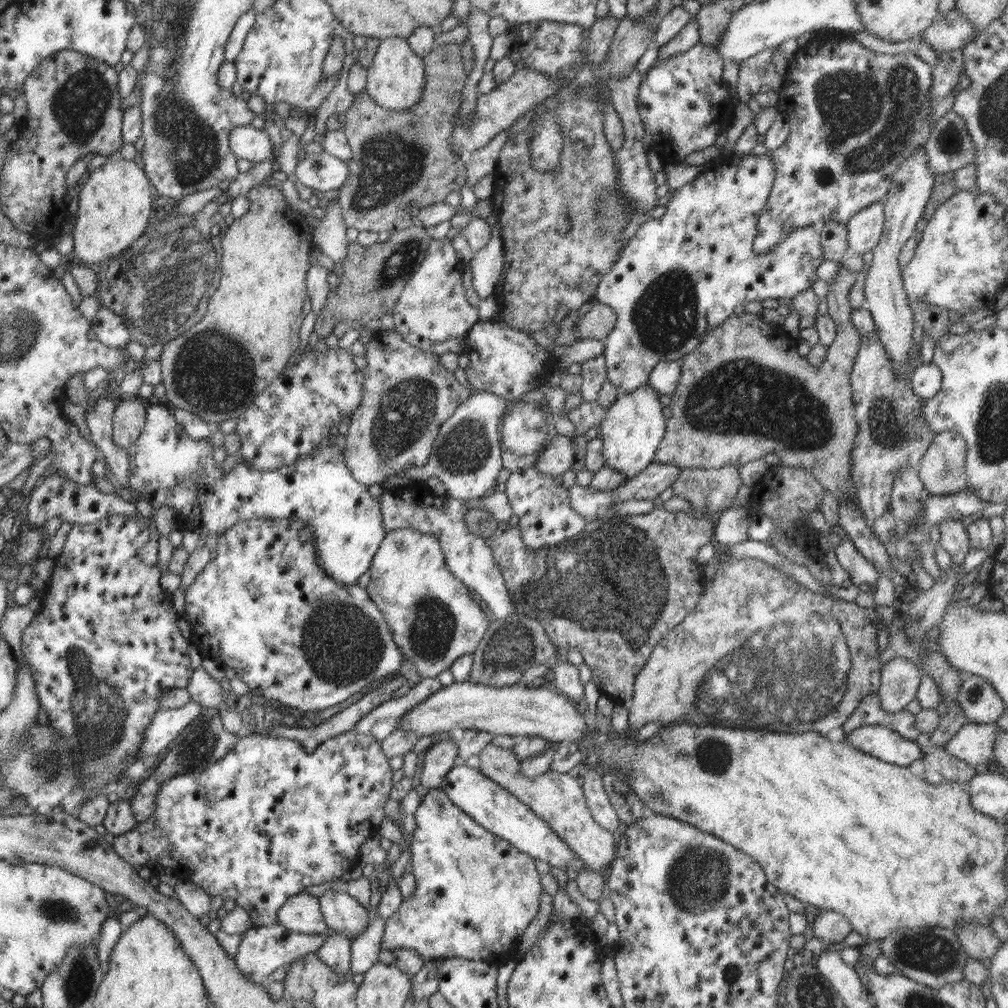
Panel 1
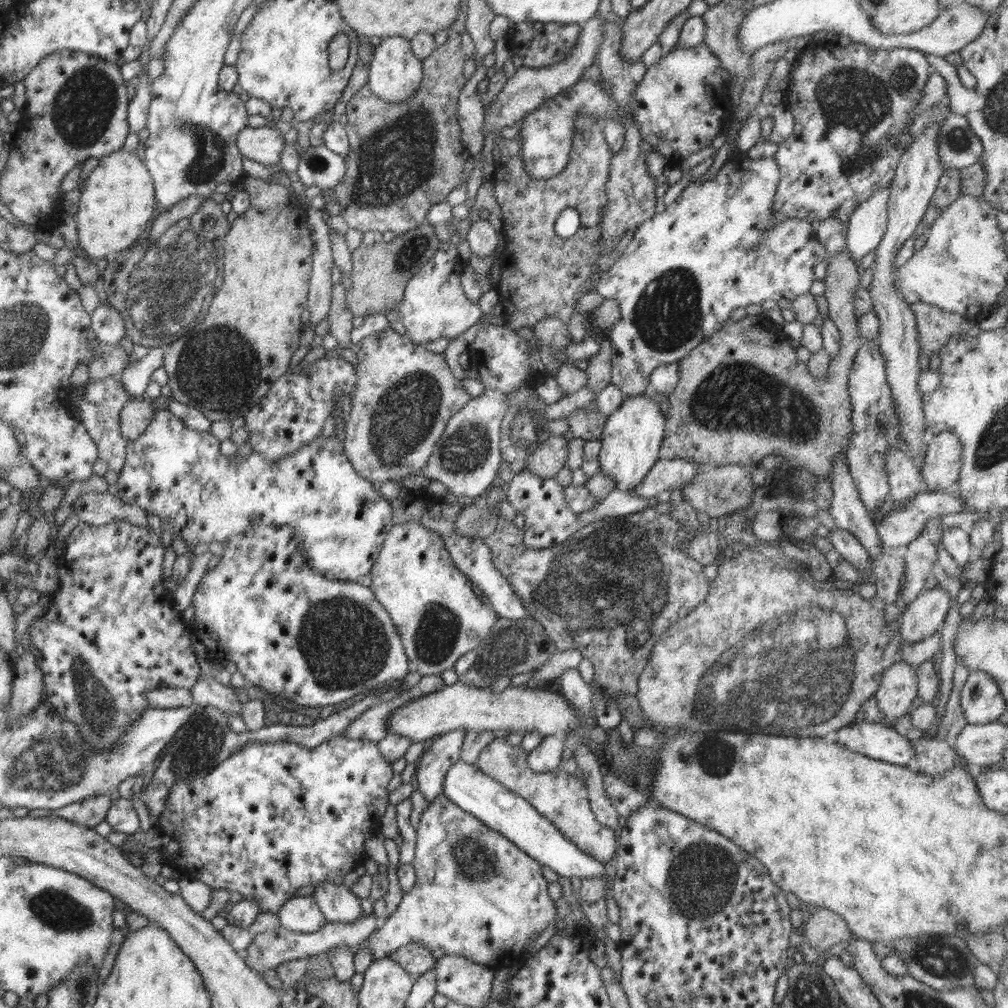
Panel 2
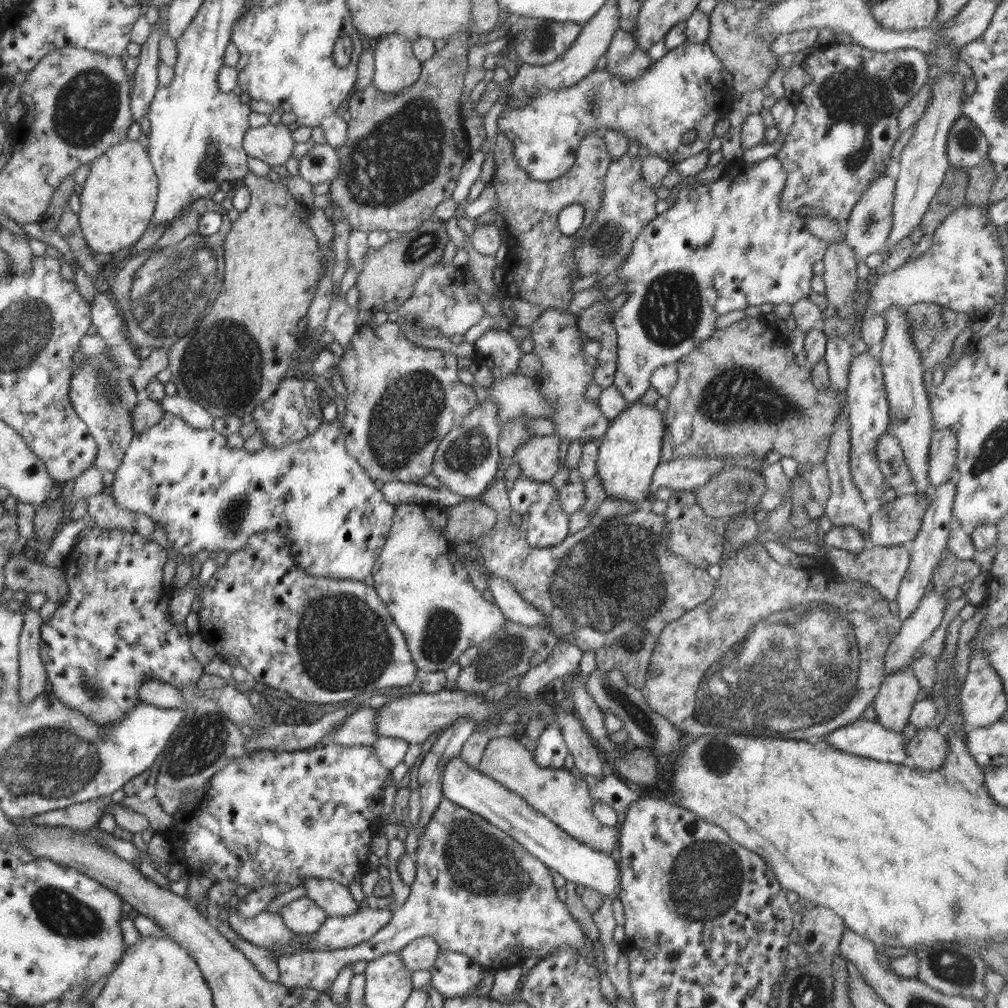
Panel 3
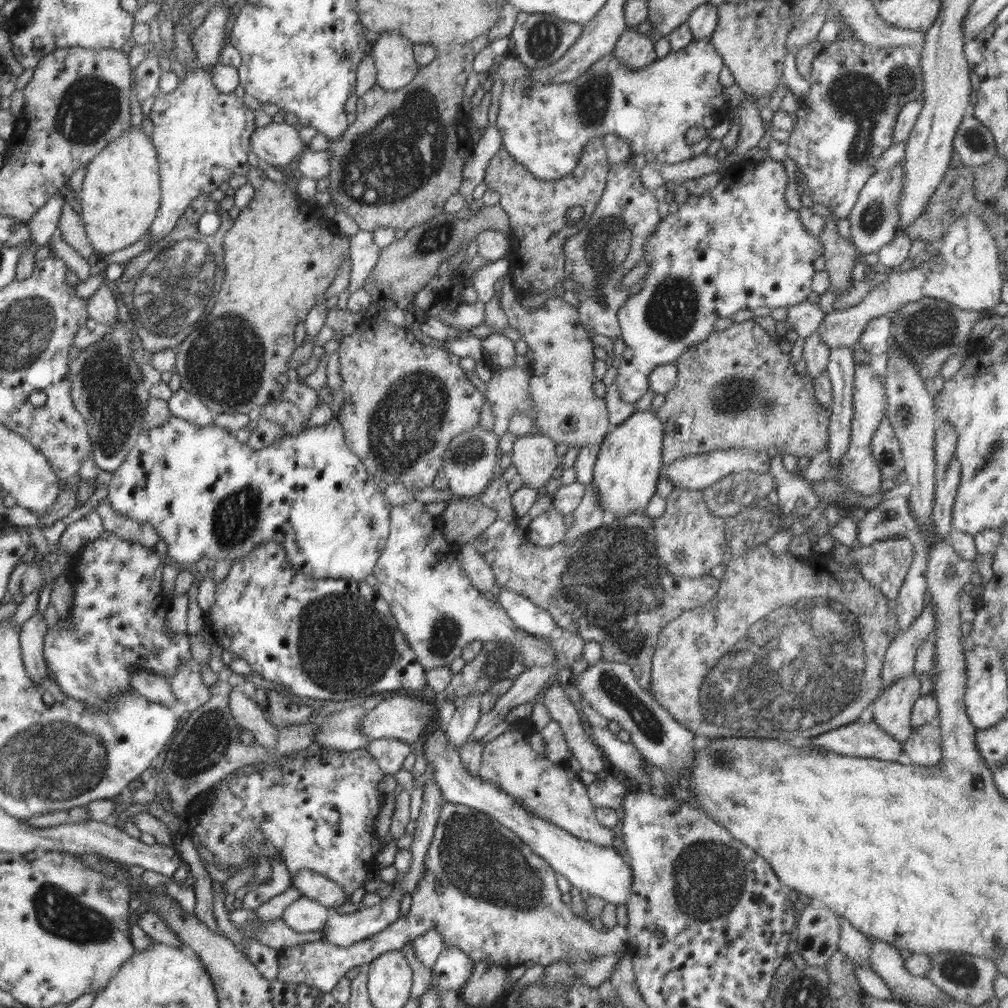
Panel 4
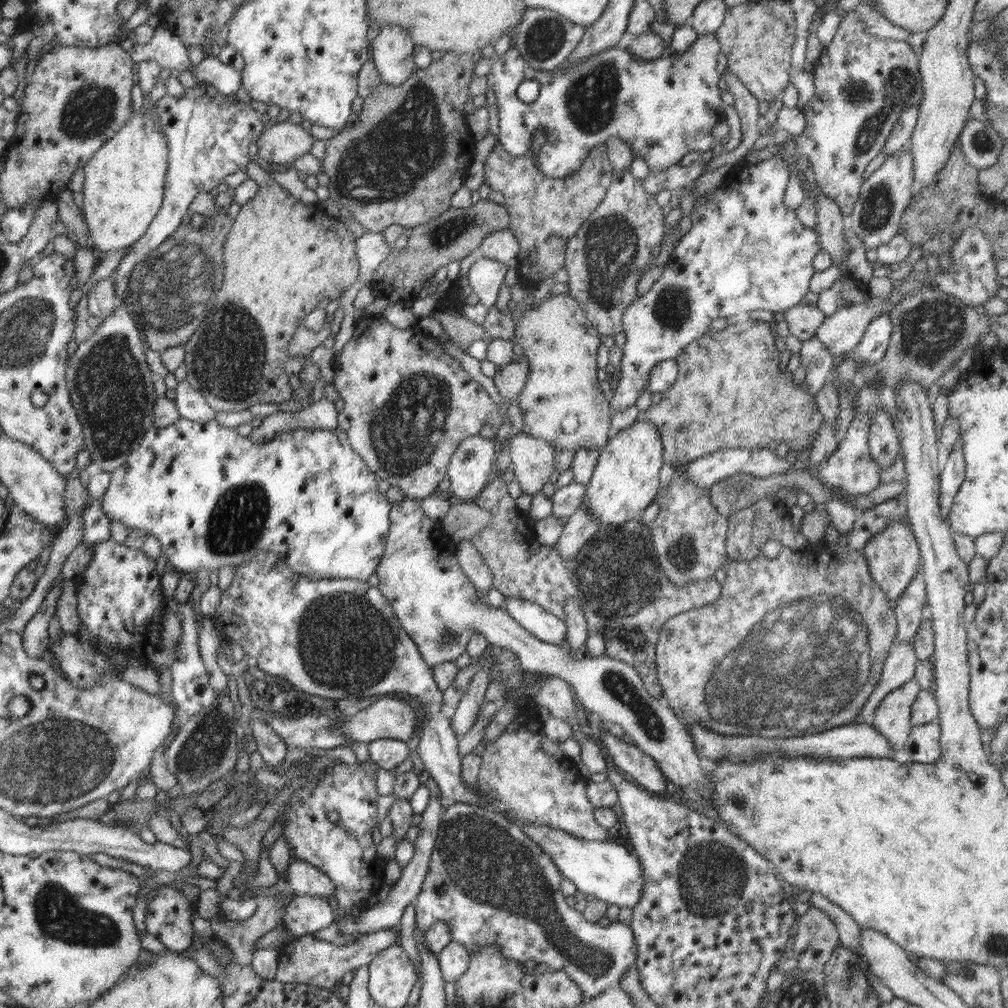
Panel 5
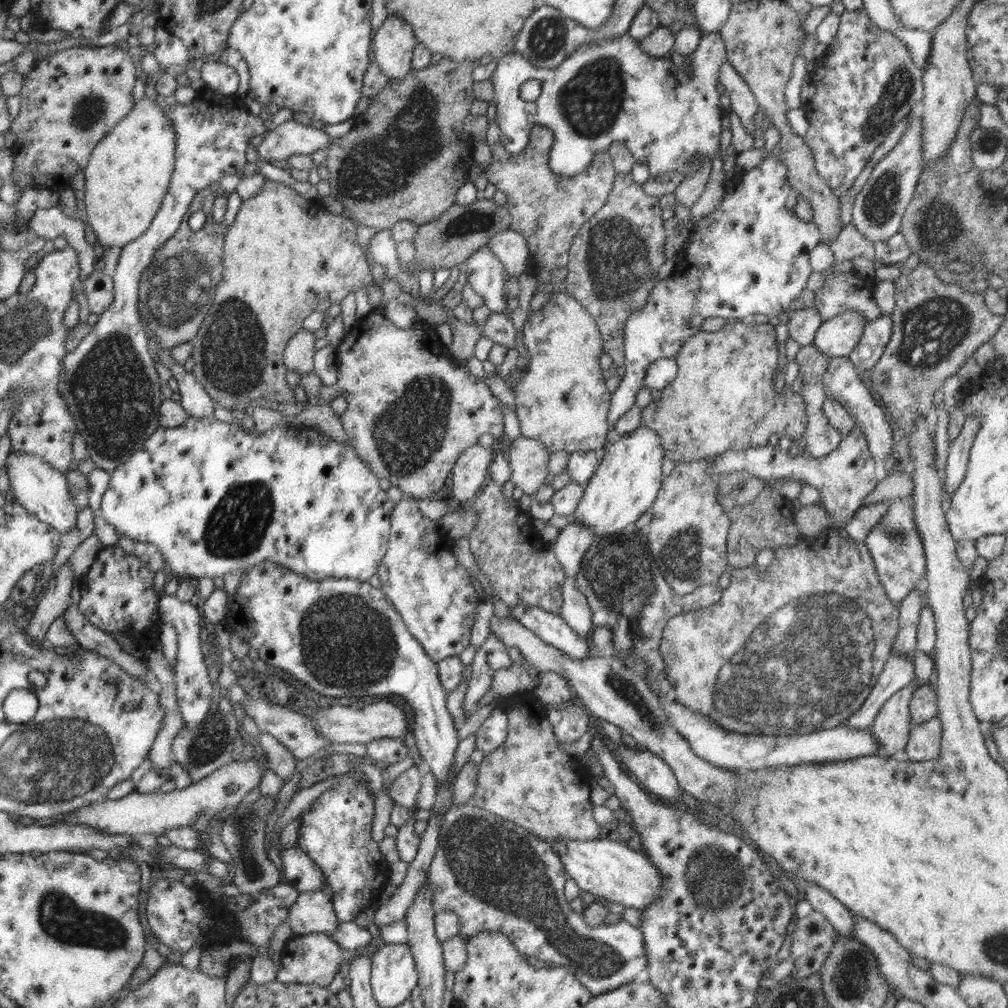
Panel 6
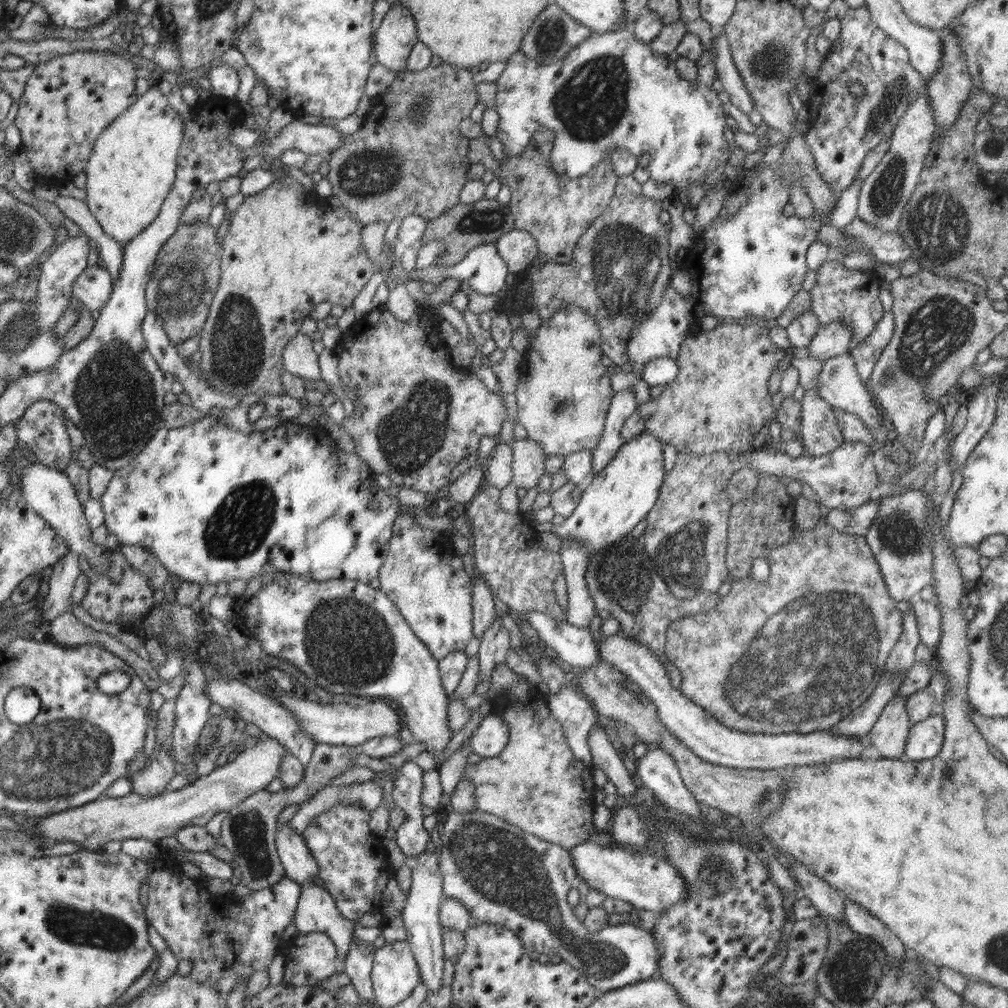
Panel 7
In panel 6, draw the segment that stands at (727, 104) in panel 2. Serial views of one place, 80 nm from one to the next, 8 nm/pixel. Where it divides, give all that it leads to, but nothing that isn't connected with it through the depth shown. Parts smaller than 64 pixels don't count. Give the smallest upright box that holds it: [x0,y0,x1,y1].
[489,32,727,178]

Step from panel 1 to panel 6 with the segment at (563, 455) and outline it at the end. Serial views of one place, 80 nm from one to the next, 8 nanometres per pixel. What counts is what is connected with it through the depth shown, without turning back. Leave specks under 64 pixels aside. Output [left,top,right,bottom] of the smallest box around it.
[509,436,548,495]

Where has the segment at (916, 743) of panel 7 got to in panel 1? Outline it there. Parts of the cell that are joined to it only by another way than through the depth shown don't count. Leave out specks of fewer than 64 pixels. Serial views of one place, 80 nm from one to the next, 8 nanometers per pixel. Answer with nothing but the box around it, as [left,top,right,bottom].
[922,746,977,785]

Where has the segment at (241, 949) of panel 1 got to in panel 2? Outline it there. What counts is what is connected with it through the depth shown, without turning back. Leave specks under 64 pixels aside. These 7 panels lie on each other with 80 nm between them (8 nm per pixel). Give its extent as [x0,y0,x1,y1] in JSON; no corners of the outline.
[245,914,380,976]

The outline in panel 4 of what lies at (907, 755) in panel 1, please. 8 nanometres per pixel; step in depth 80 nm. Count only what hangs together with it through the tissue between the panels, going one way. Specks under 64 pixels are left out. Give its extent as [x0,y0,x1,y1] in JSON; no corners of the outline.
[808,722,901,762]

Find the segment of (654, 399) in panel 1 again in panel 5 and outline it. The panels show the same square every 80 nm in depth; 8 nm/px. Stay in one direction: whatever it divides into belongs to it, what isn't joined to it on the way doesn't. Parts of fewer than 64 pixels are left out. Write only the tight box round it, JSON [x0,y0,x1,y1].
[583,417,663,527]

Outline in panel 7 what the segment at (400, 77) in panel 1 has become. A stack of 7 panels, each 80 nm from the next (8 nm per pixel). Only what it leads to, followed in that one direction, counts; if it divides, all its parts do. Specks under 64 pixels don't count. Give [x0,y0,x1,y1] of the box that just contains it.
[373,2,417,72]

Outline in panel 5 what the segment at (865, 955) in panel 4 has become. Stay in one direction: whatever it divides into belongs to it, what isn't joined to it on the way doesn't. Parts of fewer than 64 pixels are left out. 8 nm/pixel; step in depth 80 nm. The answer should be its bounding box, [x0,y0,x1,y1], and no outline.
[809,892,861,952]

